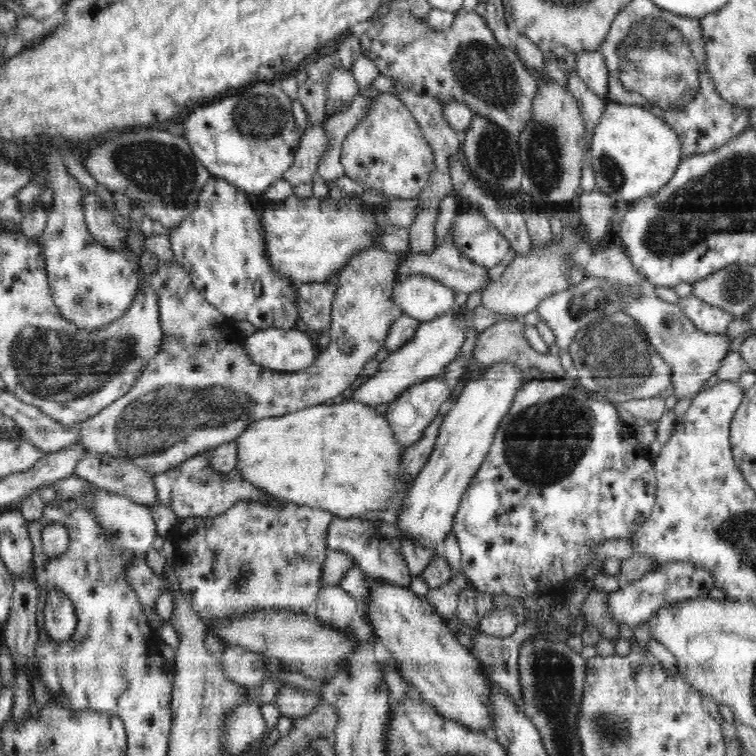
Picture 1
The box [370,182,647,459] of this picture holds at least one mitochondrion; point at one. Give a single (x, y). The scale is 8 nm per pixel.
(585, 305)

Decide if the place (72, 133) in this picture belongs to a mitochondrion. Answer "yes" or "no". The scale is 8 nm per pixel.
no

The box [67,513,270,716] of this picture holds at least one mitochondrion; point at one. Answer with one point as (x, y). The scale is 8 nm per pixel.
(243, 575)

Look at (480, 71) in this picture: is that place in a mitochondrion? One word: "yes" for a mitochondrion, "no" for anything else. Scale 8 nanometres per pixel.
yes

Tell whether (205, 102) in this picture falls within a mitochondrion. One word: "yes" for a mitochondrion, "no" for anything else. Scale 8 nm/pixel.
no

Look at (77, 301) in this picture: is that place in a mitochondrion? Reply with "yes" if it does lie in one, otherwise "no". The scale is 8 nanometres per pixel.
yes

